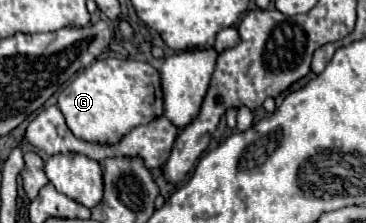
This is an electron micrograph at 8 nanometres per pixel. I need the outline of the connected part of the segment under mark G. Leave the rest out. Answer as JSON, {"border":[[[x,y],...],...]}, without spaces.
{"border":[[[122,58],[96,60],[59,92],[57,106],[76,138],[106,144],[118,142],[134,126],[150,124],[162,116],[160,74],[146,62]]]}

